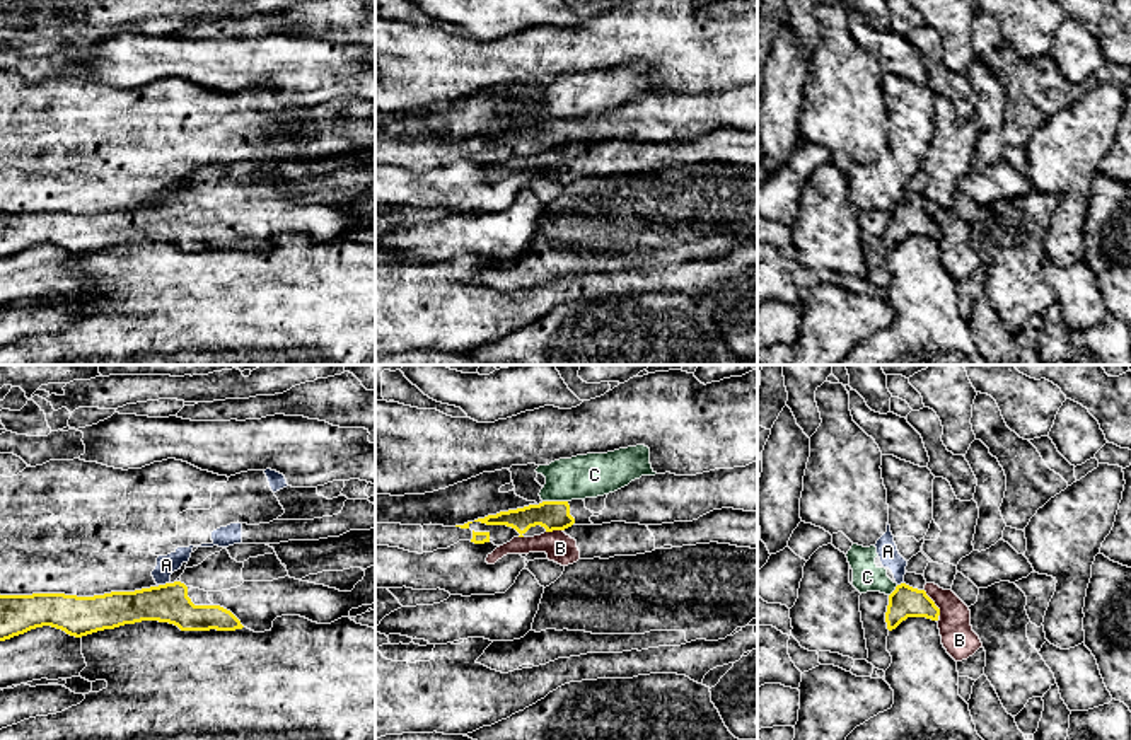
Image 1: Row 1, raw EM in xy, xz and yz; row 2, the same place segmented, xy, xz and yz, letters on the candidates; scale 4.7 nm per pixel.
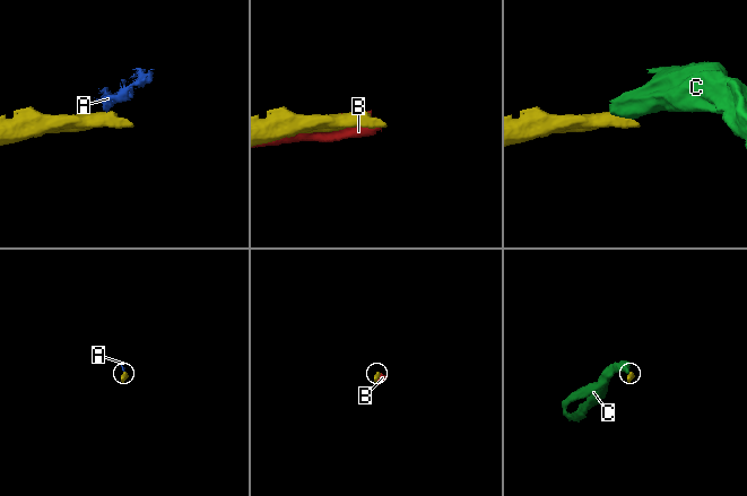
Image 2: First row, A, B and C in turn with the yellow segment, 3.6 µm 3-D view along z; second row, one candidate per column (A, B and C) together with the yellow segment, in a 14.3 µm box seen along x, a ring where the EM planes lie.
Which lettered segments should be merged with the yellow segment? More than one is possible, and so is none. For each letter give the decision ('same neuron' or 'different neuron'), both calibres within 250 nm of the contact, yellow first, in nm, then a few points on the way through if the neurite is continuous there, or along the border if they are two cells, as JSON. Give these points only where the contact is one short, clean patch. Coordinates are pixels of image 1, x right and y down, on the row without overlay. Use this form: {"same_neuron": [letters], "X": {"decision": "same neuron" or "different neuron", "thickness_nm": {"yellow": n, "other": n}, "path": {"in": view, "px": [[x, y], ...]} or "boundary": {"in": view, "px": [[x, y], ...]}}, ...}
{"same_neuron": [], "A": {"decision": "different neuron", "thickness_nm": {"yellow": 180, "other": 100}, "boundary": {"in": "xy", "px": [[168, 200], [159, 203]]}}, "B": {"decision": "different neuron", "thickness_nm": {"yellow": 150, "other": 160}}, "C": {"decision": "different neuron", "thickness_nm": {"yellow": 140, "other": 200}, "boundary": {"in": "xz", "px": [[543, 118], [567, 120]]}}}

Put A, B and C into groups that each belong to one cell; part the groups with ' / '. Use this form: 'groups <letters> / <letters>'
groups A C / B

